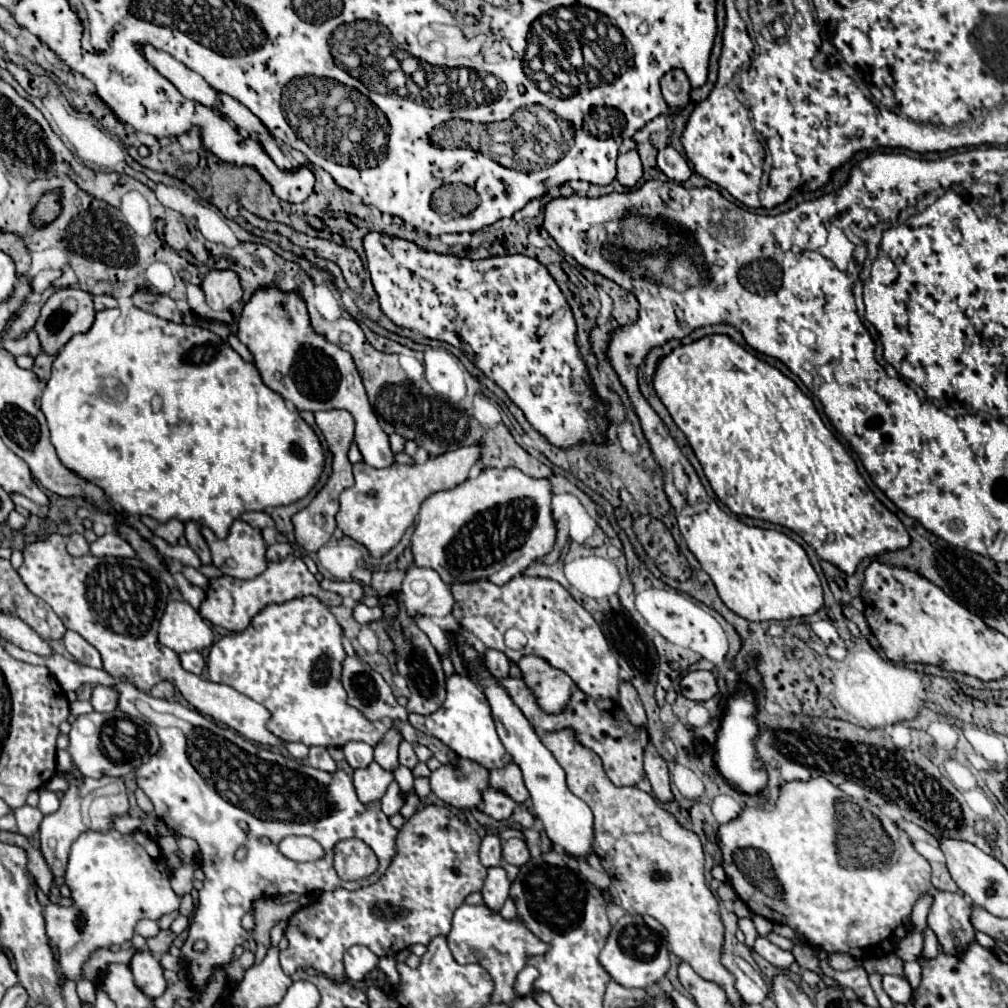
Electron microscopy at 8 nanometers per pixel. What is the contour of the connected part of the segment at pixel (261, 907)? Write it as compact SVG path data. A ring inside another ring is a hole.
M260 898L252 904L252 916L254 916L254 928L252 938L256 940L258 950L254 952L256 960L254 964L260 964L264 960L264 954L270 946L270 928L278 920L290 918L300 908L300 902L288 902L288 904L276 904L272 898Z

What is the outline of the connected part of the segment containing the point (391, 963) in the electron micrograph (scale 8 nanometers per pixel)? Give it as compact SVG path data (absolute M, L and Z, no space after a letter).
M384 956L378 966L380 966L382 972L386 972L386 976L390 978L390 982L392 982L394 988L396 988L396 984L400 984L400 974L398 974L398 970L396 970L396 960L390 958L390 956Z

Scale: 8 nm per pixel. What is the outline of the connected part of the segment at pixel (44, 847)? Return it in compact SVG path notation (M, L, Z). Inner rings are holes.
M58 772L60 778L64 778L68 782L68 790L64 792L62 800L60 800L60 808L54 814L44 816L42 824L40 824L40 850L52 870L52 874L56 878L64 876L64 868L68 864L68 852L72 842L88 832L88 830L96 830L96 832L110 832L114 830L114 820L118 816L128 814L128 796L126 796L126 786L122 778L116 776L102 776L100 780L92 780L88 776L74 776L72 772Z

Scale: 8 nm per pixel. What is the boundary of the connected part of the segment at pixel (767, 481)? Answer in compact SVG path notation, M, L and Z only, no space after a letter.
M710 334L710 336L704 336L696 342L692 342L692 344L674 348L668 356L660 358L658 364L656 364L654 390L656 390L658 398L662 400L662 404L668 408L668 412L670 412L672 420L676 422L676 426L686 434L696 458L700 460L700 464L704 468L704 474L706 474L712 490L734 514L750 516L750 518L758 518L758 520L768 520L768 522L792 528L796 534L800 534L804 538L806 544L810 544L816 550L816 554L820 558L832 562L834 566L838 566L846 574L852 574L856 570L856 566L860 564L860 560L866 558L866 556L880 556L886 550L900 550L900 548L906 548L910 544L910 536L904 530L902 522L882 502L876 500L876 496L872 494L872 490L868 488L864 478L860 476L860 472L856 468L856 462L850 458L850 454L844 450L844 446L836 440L836 436L824 426L820 414L814 408L812 398L806 396L796 386L796 382L792 382L788 376L784 376L778 368L774 368L768 362L760 360L758 356L754 356L752 352L742 348L738 342L734 342L730 336Z

